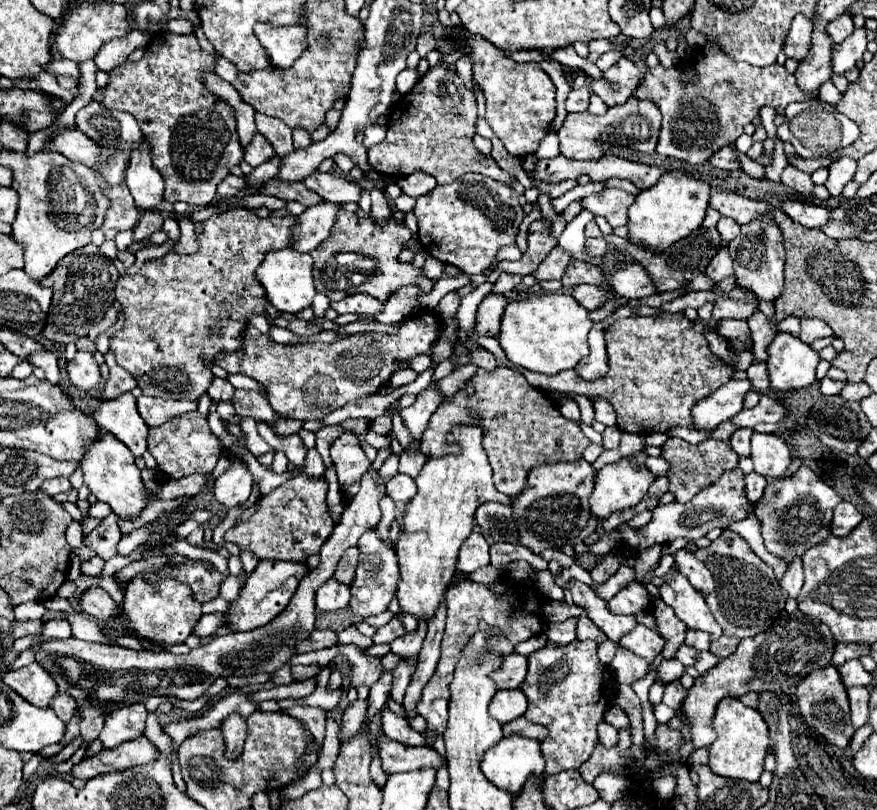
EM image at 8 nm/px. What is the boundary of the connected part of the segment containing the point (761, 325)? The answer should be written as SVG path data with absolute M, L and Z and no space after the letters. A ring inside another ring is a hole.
M756 310L748 318L748 326L752 332L752 340L754 340L754 348L752 348L754 360L766 362L766 344L770 344L770 340L774 340L774 336L776 336L774 324L760 310Z

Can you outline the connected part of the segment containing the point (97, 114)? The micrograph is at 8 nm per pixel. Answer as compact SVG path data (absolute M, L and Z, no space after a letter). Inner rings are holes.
M90 102L88 106L84 106L82 110L78 110L76 114L76 124L78 124L78 130L84 132L86 136L90 136L92 140L96 140L100 146L102 146L102 166L100 166L100 176L104 176L104 180L108 180L108 188L106 188L106 194L110 194L112 198L118 198L118 196L126 196L126 184L124 184L124 170L128 166L128 160L130 160L130 154L132 154L132 144L136 142L142 142L142 132L134 120L134 116L130 116L128 112L114 112L110 108L102 108L102 104L98 102Z

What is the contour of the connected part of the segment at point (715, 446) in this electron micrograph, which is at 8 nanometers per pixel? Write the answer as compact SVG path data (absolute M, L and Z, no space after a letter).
M722 422L710 438L706 438L702 444L692 446L680 438L668 438L666 444L662 446L662 458L670 462L670 470L666 472L666 478L670 482L670 494L674 494L674 502L684 504L688 502L694 494L698 494L702 488L706 488L708 484L716 482L722 472L726 470L734 470L738 466L738 454L730 448L730 436L736 430L734 424L730 422Z

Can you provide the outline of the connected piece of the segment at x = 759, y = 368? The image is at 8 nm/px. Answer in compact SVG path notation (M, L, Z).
M754 362L748 370L748 379L752 382L752 386L760 392L760 394L770 394L770 382L766 364Z

